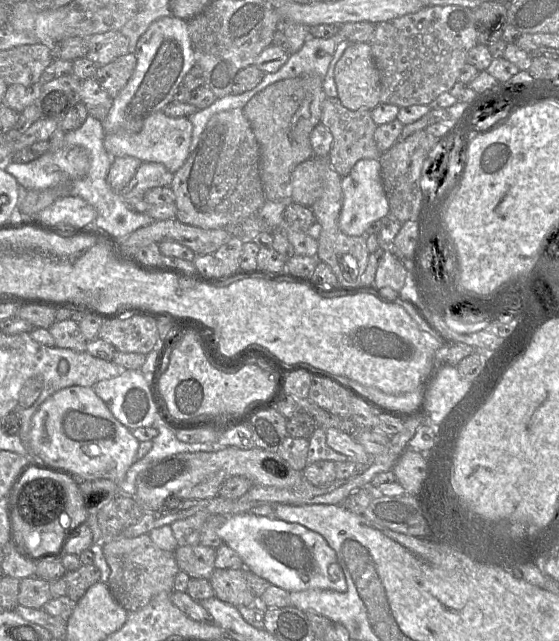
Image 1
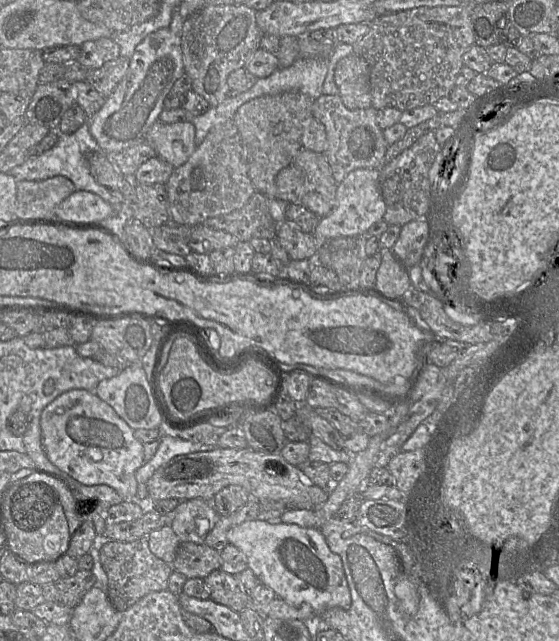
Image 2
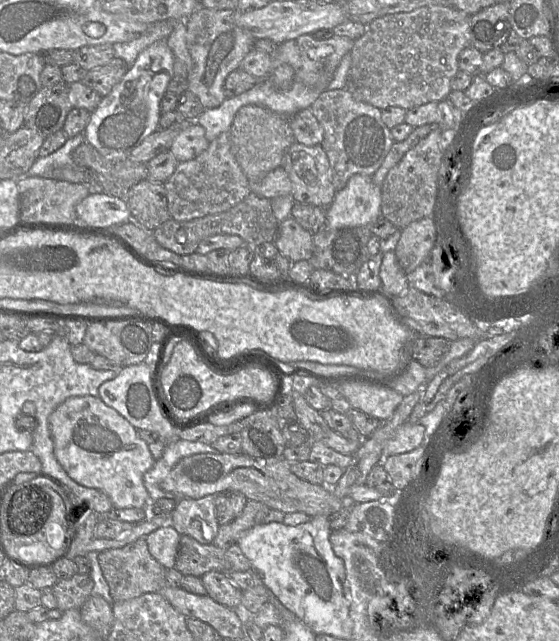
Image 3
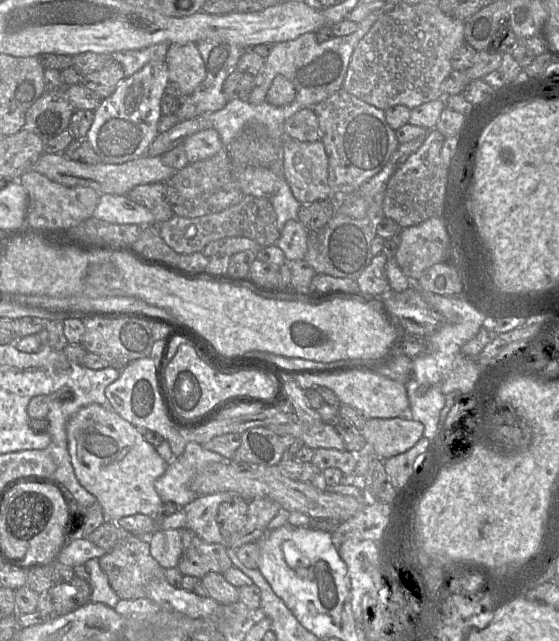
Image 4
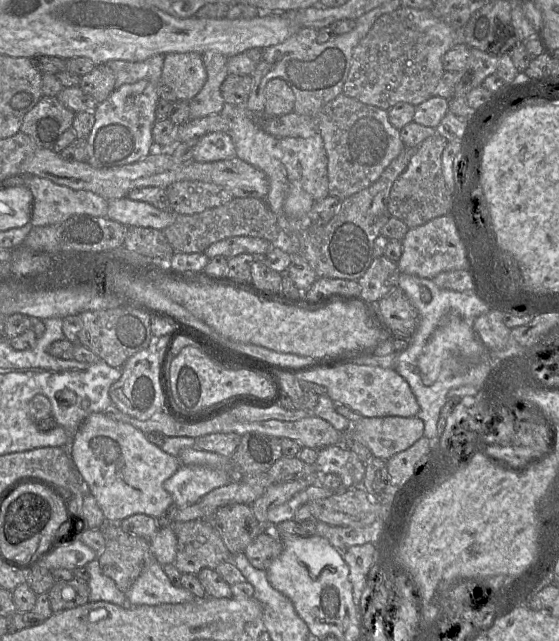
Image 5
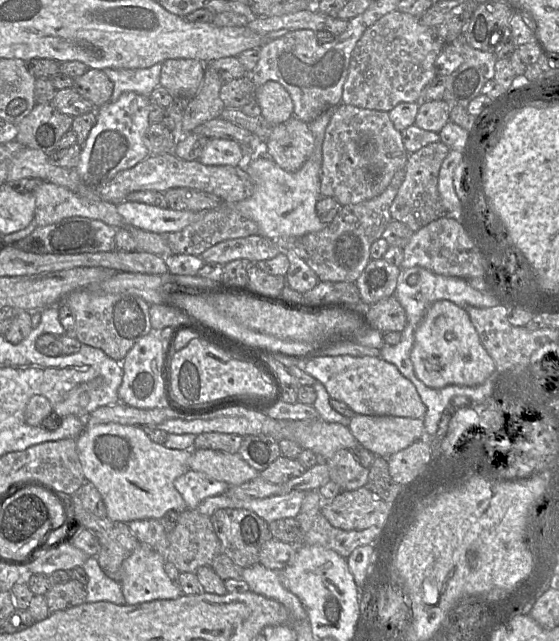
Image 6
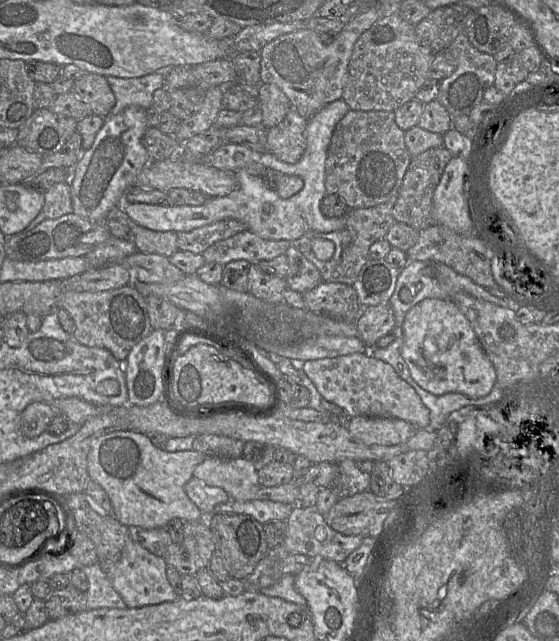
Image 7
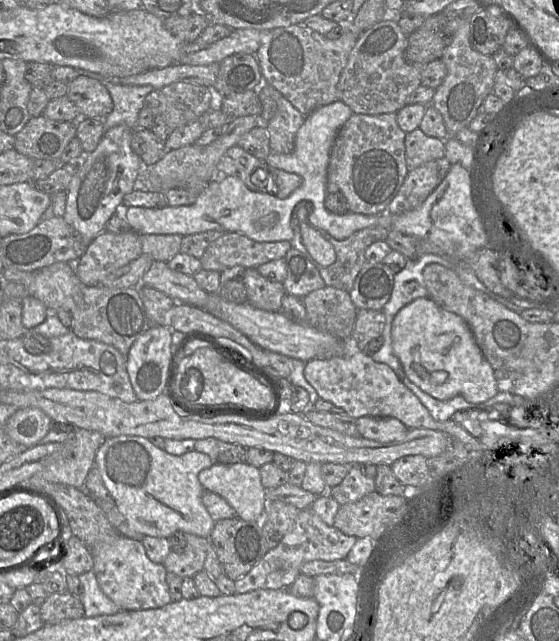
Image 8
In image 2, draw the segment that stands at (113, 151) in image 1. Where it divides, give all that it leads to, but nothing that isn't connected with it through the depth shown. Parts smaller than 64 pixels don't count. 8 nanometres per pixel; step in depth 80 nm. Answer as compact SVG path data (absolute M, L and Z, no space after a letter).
M157 120L144 135L156 156L174 169L183 165L196 149L195 126L191 121L163 123Z

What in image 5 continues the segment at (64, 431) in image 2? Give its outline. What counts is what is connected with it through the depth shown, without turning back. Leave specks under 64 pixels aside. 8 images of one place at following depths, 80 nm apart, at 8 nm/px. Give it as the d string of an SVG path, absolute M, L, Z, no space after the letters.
M104 413L90 414L71 439L71 459L86 485L86 491L95 497L109 523L119 524L134 514L146 514L156 518L173 504L173 499L164 489L163 483L181 466L178 457L169 455L150 443L142 431L130 424L116 421Z

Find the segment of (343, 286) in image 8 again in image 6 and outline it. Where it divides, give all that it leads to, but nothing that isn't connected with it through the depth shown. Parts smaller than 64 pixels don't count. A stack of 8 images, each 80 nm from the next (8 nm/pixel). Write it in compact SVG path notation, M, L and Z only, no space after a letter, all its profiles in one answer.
M402 168L395 173L390 184L380 195L357 204L344 205L324 229L282 242L297 252L320 281L355 283L371 260L371 245L382 237L392 220L390 207L404 178L405 168Z

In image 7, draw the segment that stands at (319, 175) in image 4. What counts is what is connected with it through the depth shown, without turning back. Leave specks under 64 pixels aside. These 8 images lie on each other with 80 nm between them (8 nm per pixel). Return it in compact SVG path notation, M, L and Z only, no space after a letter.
M294 108L290 109L282 122L267 129L267 151L283 162L297 163L306 149L307 122Z

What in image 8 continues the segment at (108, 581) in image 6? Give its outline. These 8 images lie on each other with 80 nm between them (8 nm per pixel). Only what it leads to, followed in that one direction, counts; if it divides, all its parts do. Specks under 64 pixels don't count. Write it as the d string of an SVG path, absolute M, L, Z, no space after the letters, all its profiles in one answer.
M93 570L78 575L83 585L83 593L80 598L84 606L85 617L111 615L121 611L111 599L101 590L96 574Z

